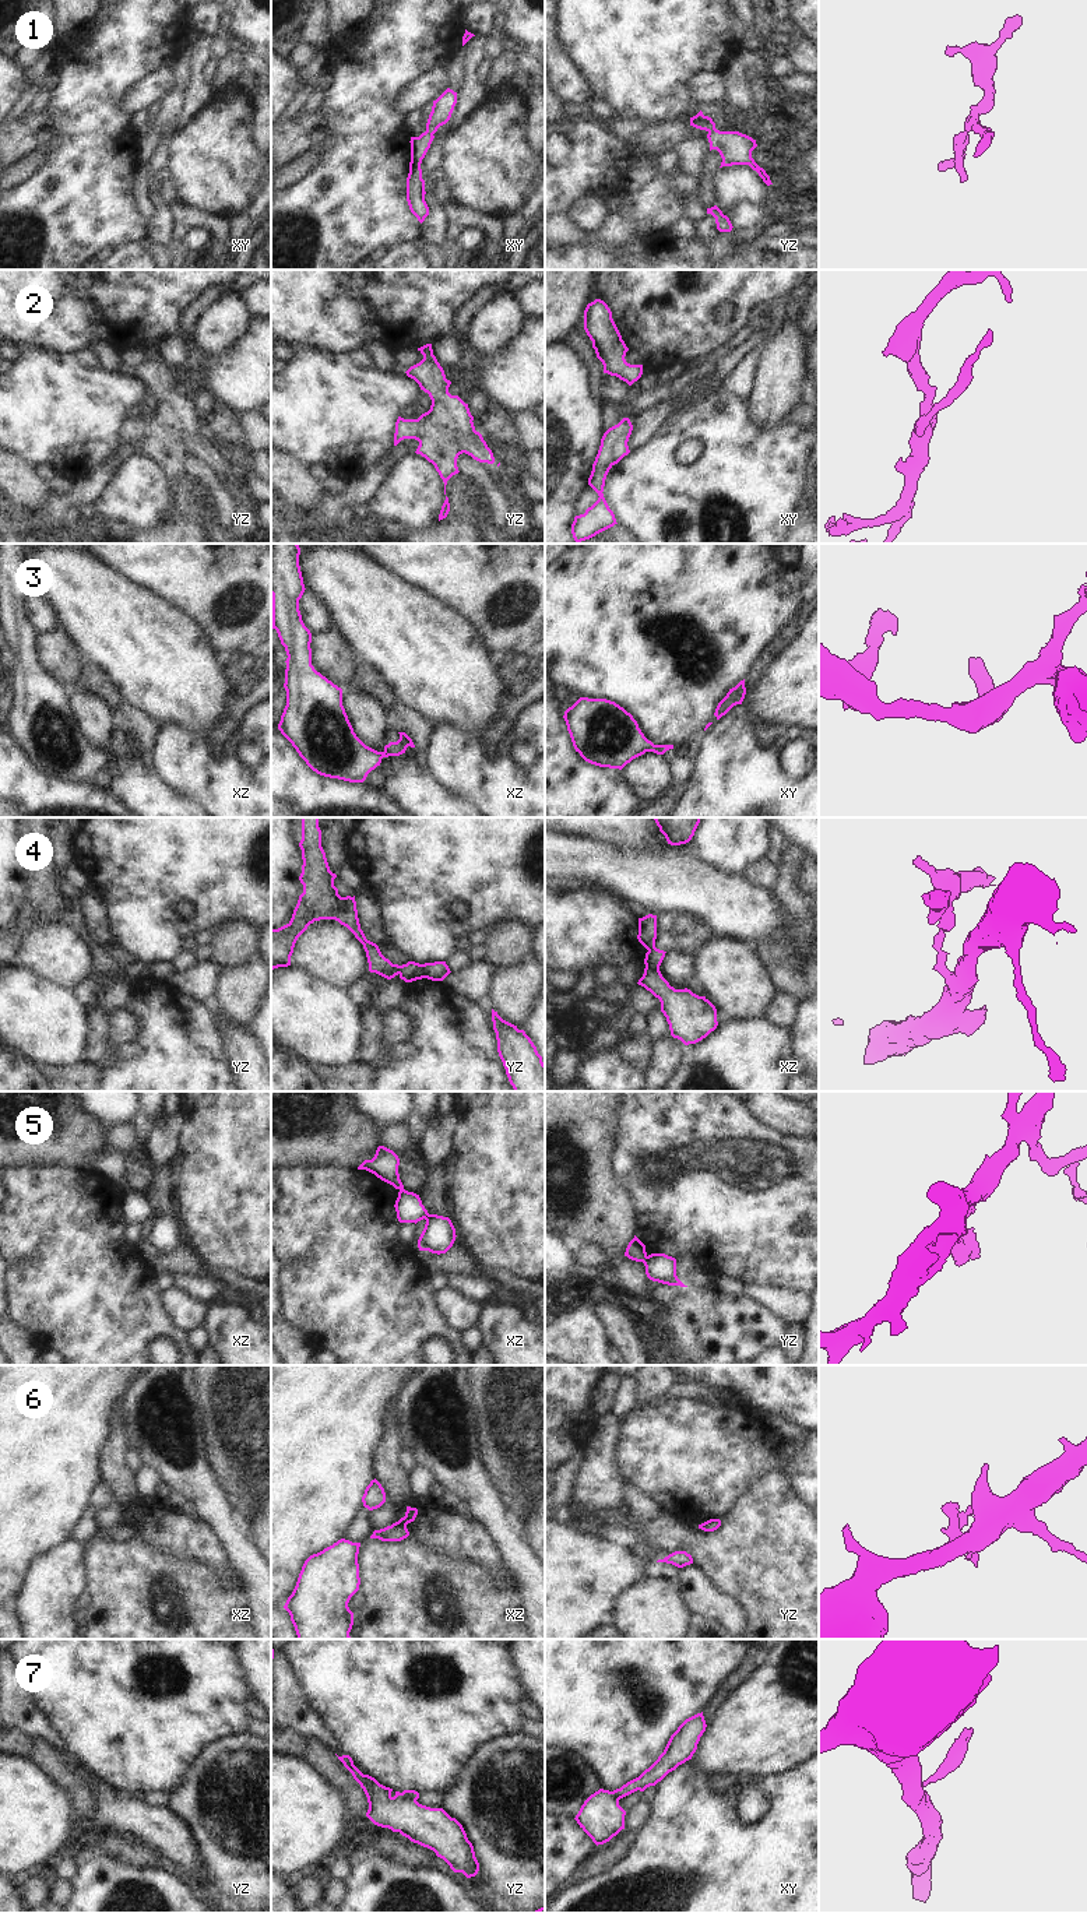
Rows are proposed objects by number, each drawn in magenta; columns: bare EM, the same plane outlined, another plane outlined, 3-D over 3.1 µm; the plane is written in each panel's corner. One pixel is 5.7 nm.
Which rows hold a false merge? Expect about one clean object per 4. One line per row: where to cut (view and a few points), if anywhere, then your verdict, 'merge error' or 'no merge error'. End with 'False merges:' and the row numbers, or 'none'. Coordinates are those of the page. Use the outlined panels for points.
1: no cut; no merge error
2: no cut; no merge error
3: no cut; no merge error
4: cut in yz along (398, 966), (400, 973); merge error
5: cut in yz along (646, 1255), (642, 1261); merge error
6: cut in xz along (398, 1521), (405, 1526); merge error
7: cut in yz along (403, 1792), (415, 1800); merge error
False merges: 4, 5, 6, 7

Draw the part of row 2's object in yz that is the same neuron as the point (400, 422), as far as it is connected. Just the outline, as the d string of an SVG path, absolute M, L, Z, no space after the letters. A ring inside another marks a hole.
M426 344L418 351L423 355L423 359L411 366L405 373L414 379L421 390L429 394L432 400L430 409L422 414L418 419L404 419L398 416L395 422L394 446L404 439L415 439L419 442L416 454L425 457L432 463L444 482L444 495L447 481L458 474L457 458L465 453L479 463L493 464L495 457L488 447L482 435L475 430L474 416L469 412L468 404L465 404L458 395L451 395L448 387L450 380L446 379L444 370L433 355L432 344Z

